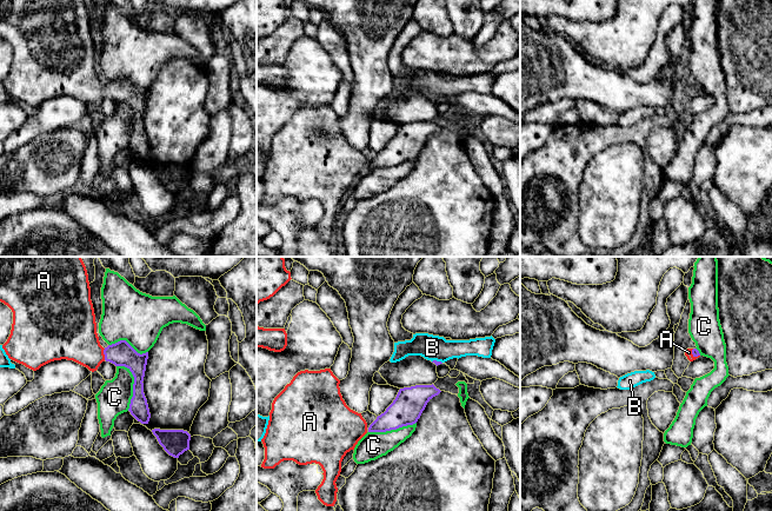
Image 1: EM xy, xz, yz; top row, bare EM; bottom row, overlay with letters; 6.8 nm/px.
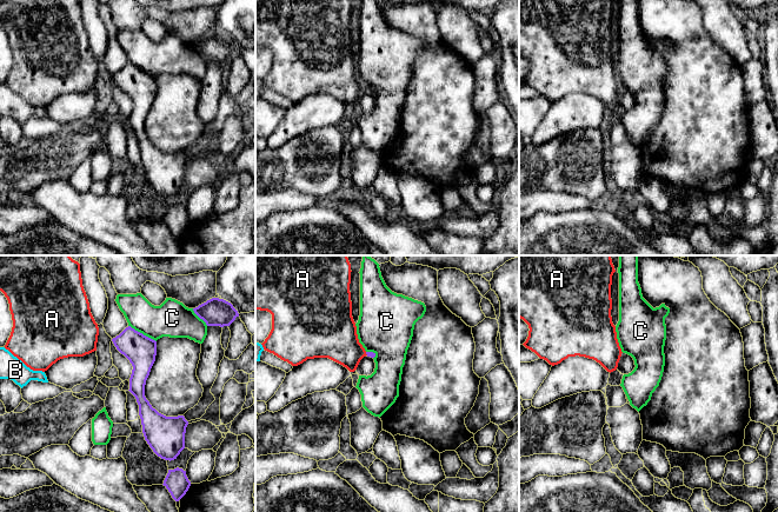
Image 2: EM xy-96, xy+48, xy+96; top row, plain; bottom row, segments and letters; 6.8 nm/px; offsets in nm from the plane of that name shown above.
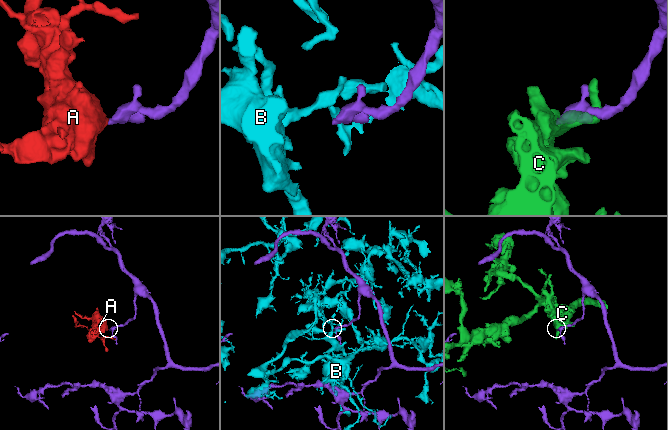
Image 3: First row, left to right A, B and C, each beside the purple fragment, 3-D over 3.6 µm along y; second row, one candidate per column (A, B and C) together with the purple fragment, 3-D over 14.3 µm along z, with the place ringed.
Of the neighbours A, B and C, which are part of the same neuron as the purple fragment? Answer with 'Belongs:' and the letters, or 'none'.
Belongs: A

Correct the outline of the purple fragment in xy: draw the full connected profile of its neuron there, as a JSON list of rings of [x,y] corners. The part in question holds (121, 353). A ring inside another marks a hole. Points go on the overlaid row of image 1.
[[[0,257],[0,301],[13,312],[13,324],[7,341],[2,345],[9,359],[36,371],[54,360],[73,360],[89,371],[98,370],[102,361],[127,367],[133,377],[133,397],[128,411],[141,424],[148,424],[151,413],[144,393],[144,377],[148,352],[138,353],[126,340],[102,347],[96,333],[96,323],[86,266],[81,257]]]

